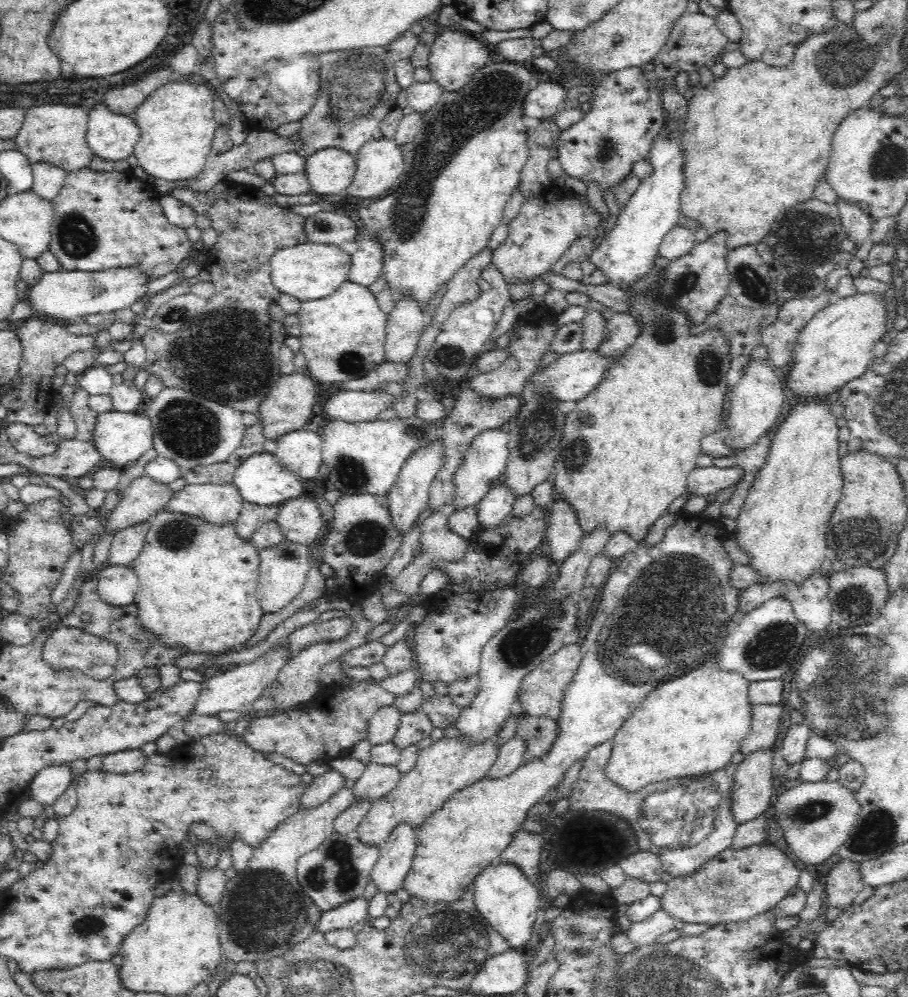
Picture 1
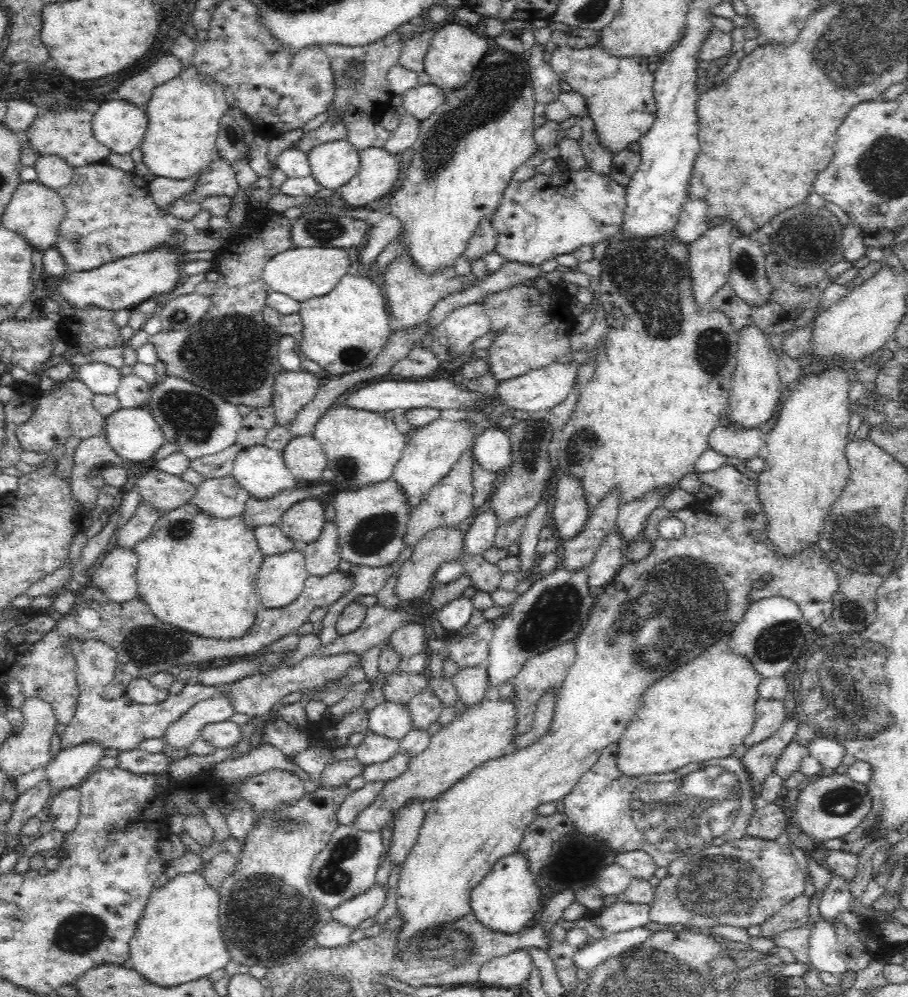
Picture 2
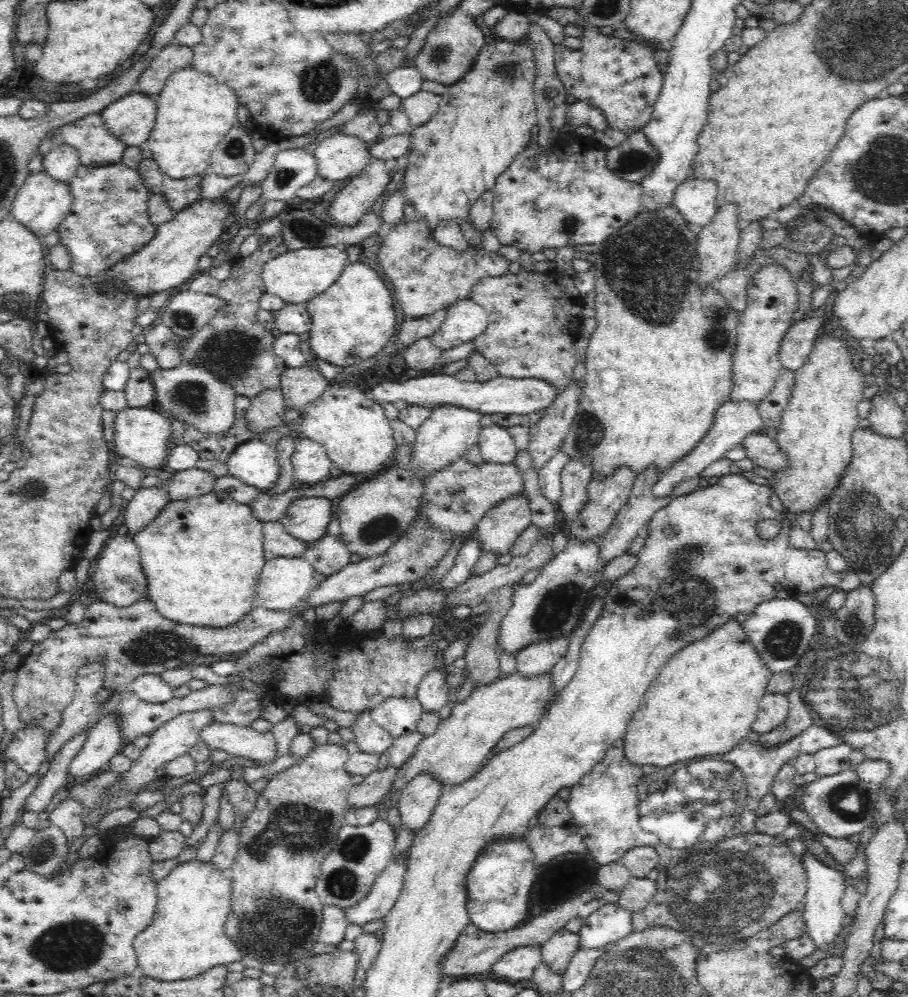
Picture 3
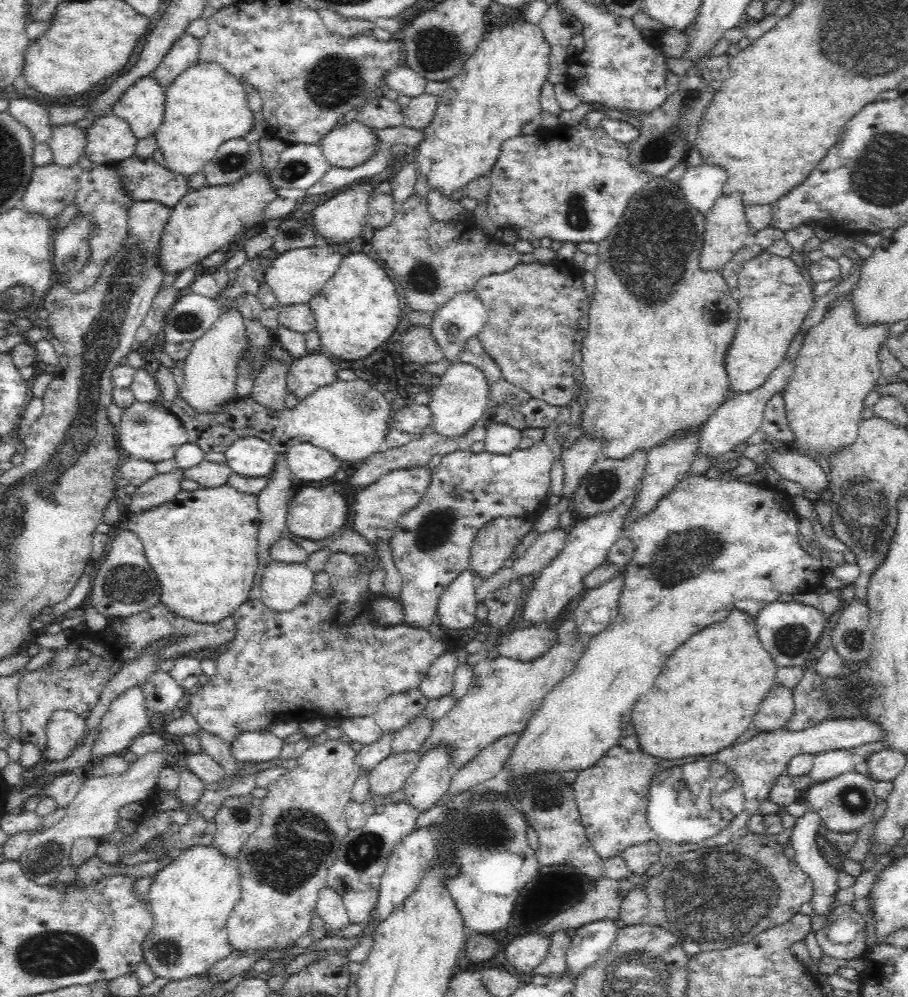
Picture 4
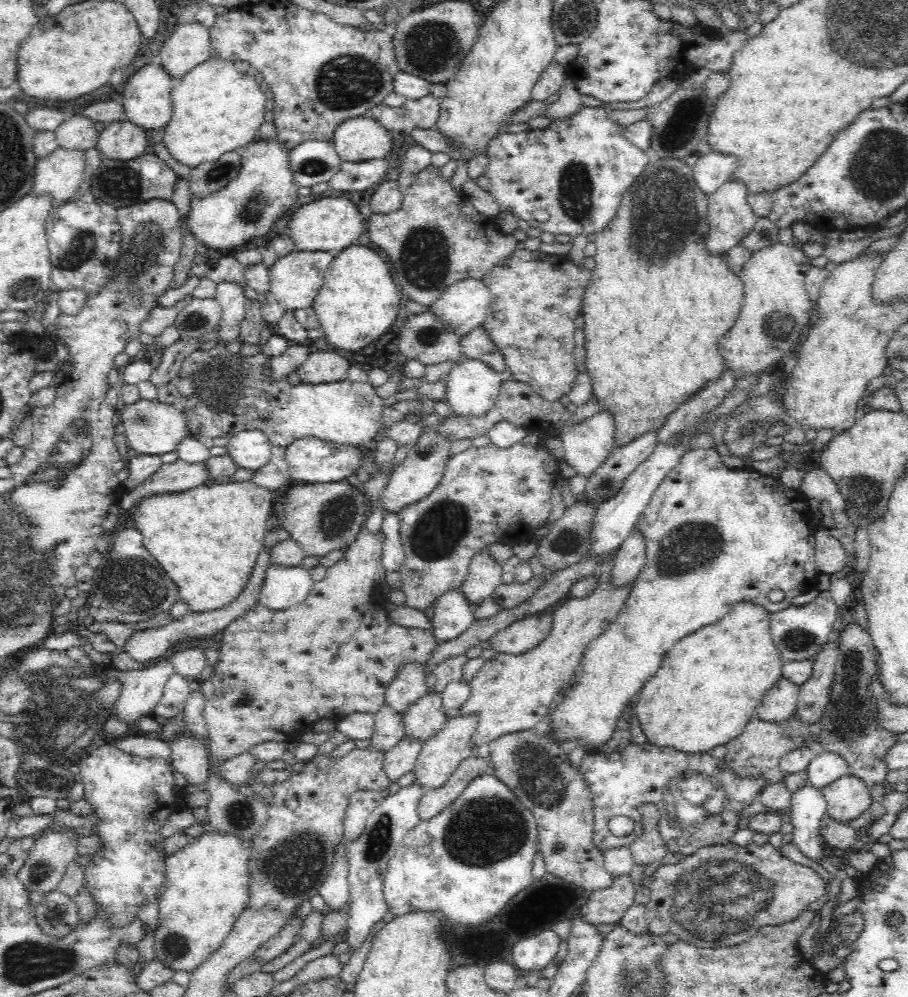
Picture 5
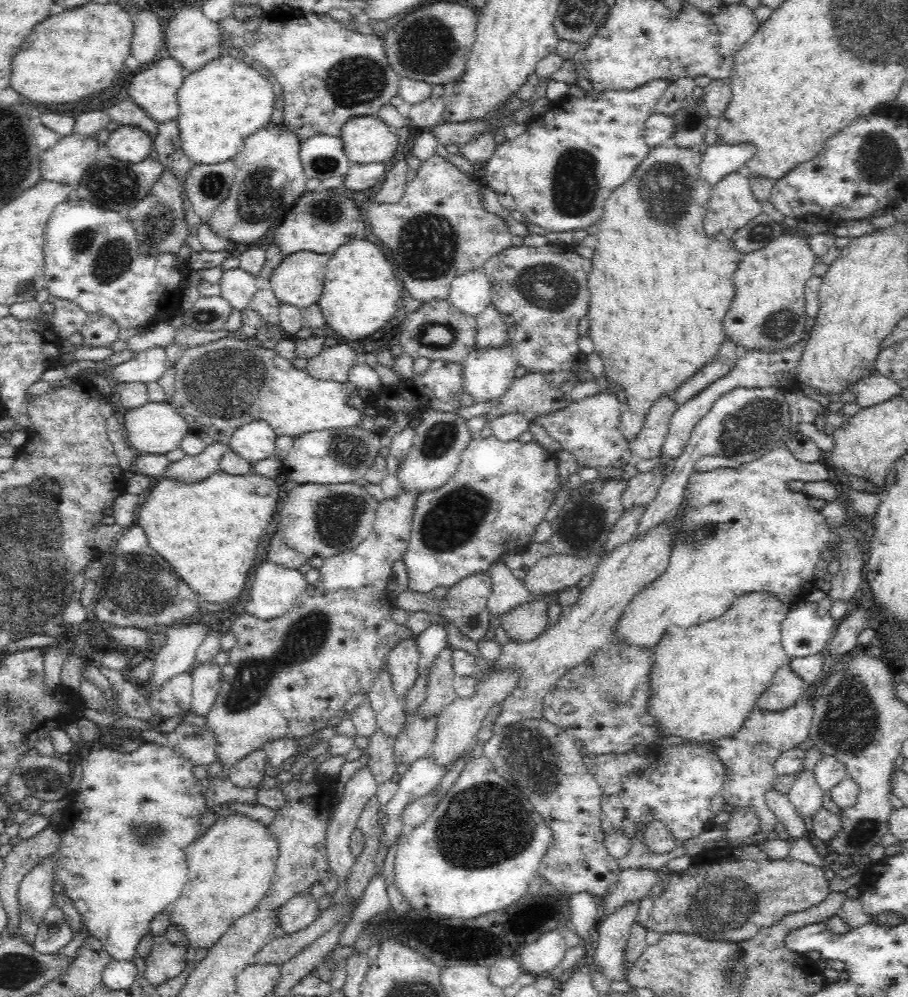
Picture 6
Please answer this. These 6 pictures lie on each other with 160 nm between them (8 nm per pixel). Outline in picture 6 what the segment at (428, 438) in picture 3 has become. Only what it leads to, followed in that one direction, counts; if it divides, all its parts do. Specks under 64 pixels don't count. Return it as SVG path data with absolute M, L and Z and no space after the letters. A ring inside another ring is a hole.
M508 344L500 348L475 349L461 365L464 371L465 392L481 402L490 402L494 398L501 397L515 381L514 371L519 366L513 355L512 347Z

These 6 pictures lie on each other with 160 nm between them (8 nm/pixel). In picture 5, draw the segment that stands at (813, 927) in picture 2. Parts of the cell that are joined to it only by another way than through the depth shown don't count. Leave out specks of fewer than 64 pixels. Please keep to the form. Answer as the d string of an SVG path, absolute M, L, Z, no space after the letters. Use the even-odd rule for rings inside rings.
M810 783L798 788L790 798L793 831L788 837L808 857L818 862L822 856L821 819L827 814L827 802L821 789Z

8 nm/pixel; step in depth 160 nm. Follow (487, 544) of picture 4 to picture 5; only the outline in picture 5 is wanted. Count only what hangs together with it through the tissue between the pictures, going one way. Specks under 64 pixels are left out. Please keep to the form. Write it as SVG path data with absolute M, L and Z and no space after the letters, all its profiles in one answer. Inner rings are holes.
M486 551L478 552L472 558L469 574L458 591L474 611L479 603L486 598L491 598L492 593L506 579L505 568L501 568Z

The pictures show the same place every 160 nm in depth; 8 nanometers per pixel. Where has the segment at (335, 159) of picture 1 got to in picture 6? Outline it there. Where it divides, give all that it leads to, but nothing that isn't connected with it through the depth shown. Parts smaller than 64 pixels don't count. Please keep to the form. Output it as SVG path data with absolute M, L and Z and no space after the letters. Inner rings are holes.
M376 115L354 116L344 124L341 140L350 163L372 164L392 161L399 138Z

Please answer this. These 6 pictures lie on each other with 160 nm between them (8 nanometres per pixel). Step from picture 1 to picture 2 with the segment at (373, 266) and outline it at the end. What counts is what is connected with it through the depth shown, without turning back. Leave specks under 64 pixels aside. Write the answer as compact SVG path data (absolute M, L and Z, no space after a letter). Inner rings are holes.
M383 214L380 221L369 230L367 244L359 256L366 266L376 261L376 257L394 240L401 231L401 222L393 214Z

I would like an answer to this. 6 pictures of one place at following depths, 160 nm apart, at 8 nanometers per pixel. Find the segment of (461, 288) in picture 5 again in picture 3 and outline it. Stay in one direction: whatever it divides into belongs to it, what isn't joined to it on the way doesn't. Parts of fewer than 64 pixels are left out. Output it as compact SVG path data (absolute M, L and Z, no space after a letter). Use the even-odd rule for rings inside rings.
M470 297L449 305L445 321L429 338L442 350L450 350L475 340L489 323L489 314Z

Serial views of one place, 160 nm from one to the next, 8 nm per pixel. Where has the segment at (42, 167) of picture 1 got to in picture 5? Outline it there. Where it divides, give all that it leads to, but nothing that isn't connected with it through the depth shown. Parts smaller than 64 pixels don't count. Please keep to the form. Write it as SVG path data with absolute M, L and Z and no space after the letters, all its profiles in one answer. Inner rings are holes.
M72 112L66 122L55 131L58 146L66 150L88 150L96 146L99 138L96 124L92 118Z

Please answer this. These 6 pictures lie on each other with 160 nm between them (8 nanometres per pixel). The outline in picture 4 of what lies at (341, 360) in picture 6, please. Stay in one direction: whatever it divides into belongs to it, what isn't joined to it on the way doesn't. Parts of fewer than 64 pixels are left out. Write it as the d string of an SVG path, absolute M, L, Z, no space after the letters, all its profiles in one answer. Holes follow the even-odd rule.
M323 351L310 352L289 366L287 389L303 399L317 388L336 382L339 370L336 363Z

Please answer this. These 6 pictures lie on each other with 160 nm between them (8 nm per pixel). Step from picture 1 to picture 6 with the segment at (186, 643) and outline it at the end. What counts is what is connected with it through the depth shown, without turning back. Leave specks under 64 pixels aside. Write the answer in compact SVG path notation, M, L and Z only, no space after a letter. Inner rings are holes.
M219 470L192 484L162 477L153 481L151 492L138 512L138 524L145 530L150 547L166 558L196 595L204 597L206 603L220 605L241 597L244 583L253 566L258 542L265 536L266 526L277 519L276 503L280 488L275 478L254 472L236 476Z

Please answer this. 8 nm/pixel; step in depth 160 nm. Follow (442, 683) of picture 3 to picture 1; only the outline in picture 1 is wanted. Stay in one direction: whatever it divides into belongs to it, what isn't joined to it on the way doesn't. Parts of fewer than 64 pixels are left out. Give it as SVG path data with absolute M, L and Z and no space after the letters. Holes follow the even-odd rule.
M418 706L416 710L406 712L401 716L398 732L393 736L393 743L398 748L406 748L430 736L432 721L425 715L424 709Z

